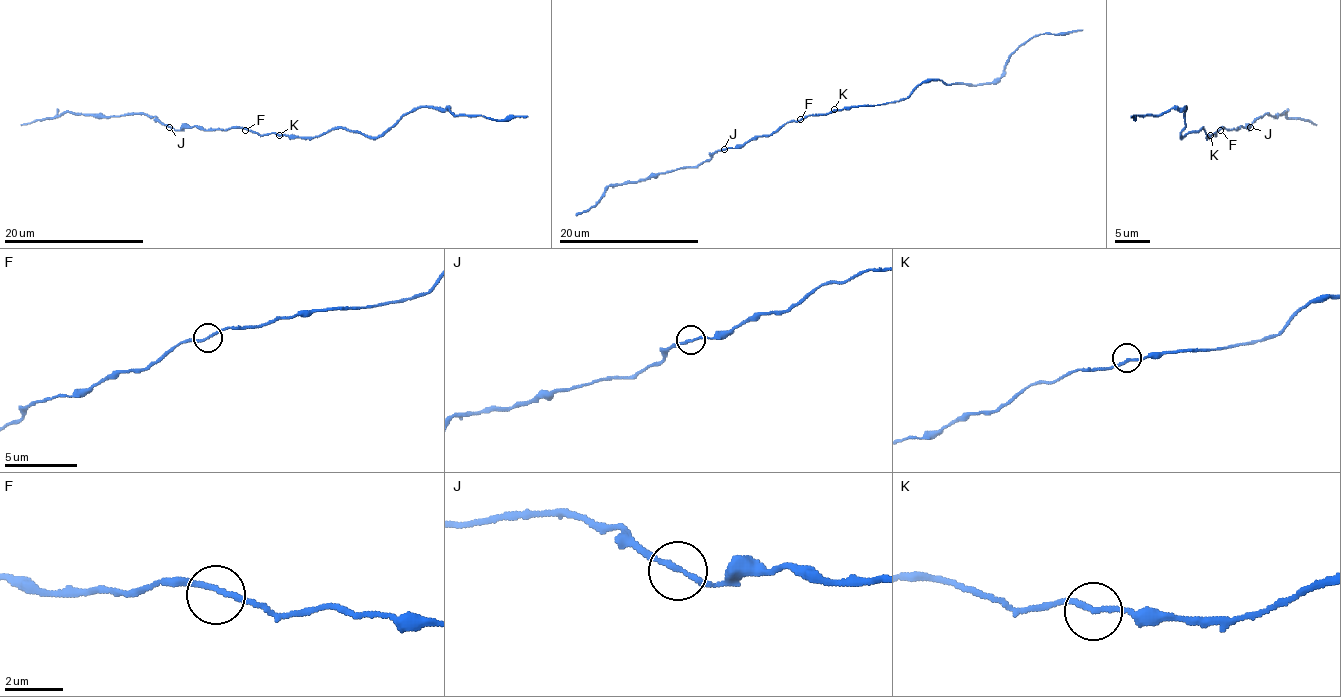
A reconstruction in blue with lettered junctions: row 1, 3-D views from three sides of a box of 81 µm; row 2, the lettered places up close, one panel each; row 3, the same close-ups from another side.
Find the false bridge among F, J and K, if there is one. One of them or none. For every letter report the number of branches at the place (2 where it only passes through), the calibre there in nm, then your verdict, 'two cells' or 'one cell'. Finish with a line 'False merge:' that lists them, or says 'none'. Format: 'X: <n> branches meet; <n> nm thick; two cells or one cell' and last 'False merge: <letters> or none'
F: 2 branches meet; 170 nm thick; one cell
J: 2 branches meet; 170 nm thick; two cells
K: 2 branches meet; 180 nm thick; one cell
False merge: J

